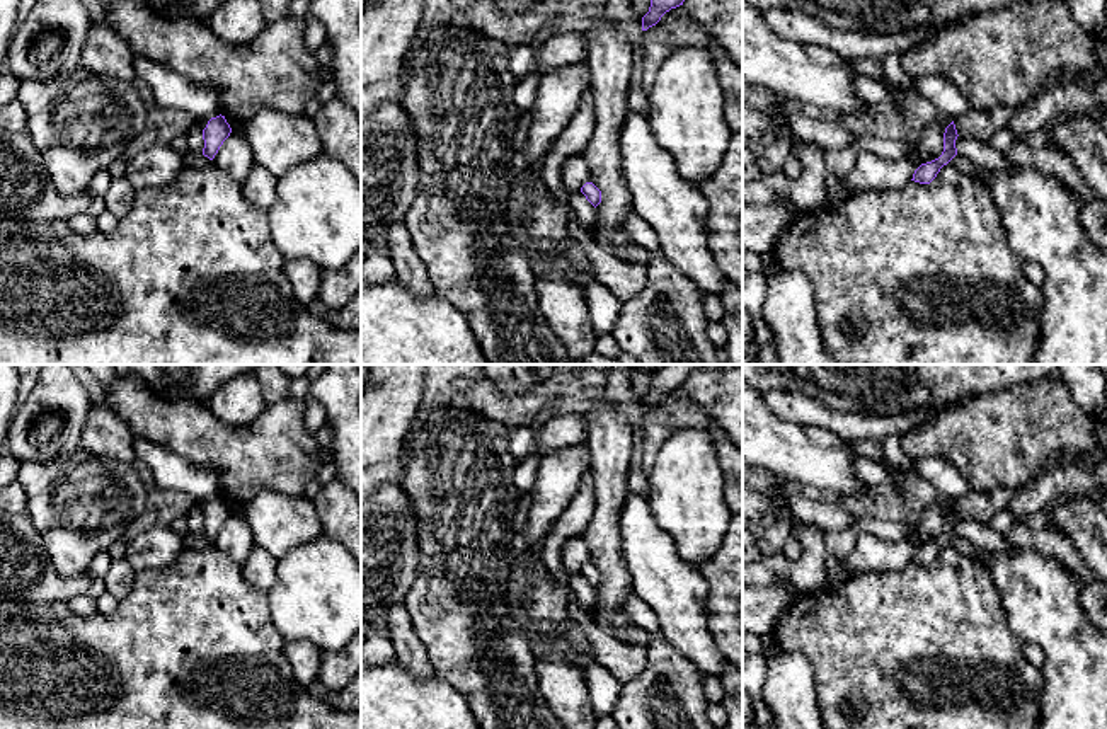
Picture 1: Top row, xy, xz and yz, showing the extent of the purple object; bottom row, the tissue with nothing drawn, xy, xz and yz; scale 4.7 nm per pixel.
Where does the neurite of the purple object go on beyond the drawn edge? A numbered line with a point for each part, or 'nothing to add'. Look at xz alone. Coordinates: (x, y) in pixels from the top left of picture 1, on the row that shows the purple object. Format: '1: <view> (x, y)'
nothing to add

